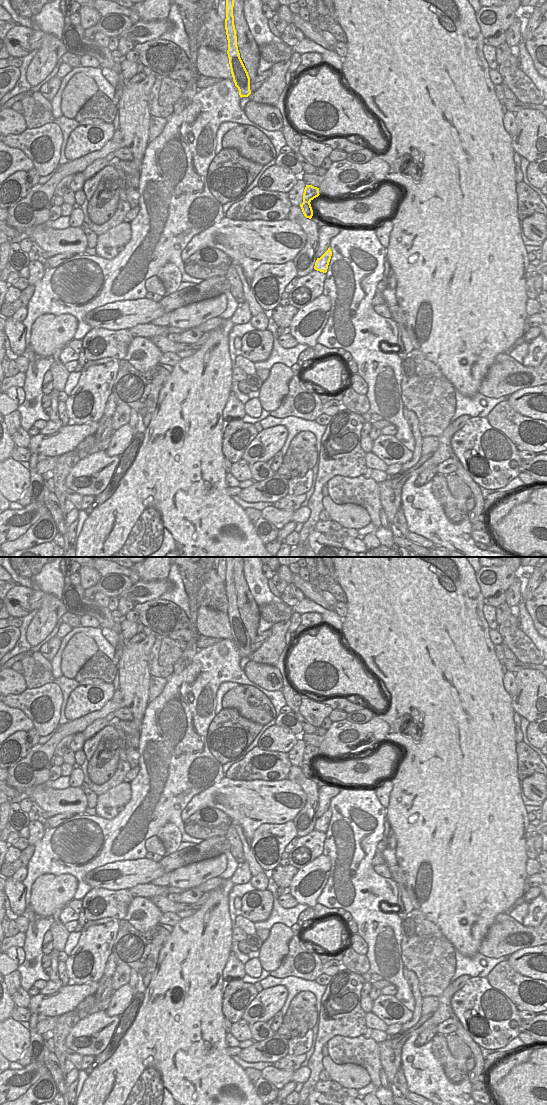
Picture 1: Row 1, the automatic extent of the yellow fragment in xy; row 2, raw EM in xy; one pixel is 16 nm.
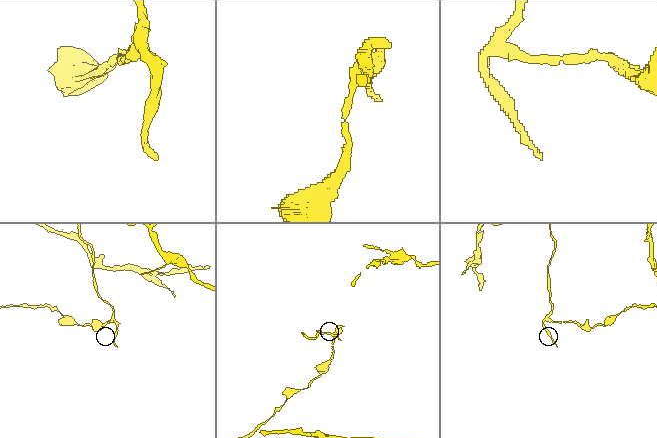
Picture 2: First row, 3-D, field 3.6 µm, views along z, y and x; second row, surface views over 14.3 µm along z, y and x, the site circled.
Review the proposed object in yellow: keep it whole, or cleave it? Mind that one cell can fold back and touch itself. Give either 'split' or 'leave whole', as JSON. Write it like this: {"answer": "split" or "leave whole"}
{"answer": "split"}

